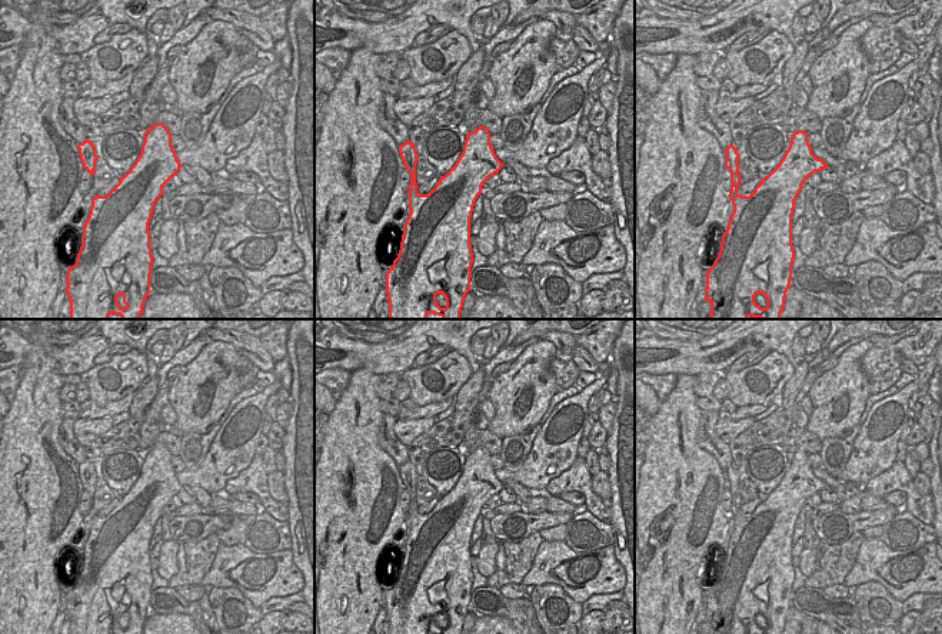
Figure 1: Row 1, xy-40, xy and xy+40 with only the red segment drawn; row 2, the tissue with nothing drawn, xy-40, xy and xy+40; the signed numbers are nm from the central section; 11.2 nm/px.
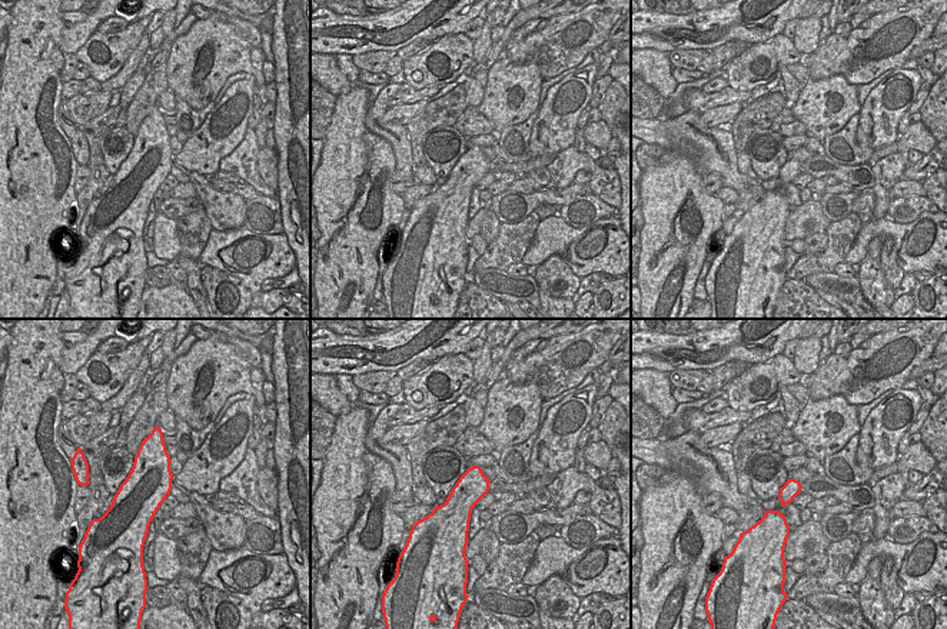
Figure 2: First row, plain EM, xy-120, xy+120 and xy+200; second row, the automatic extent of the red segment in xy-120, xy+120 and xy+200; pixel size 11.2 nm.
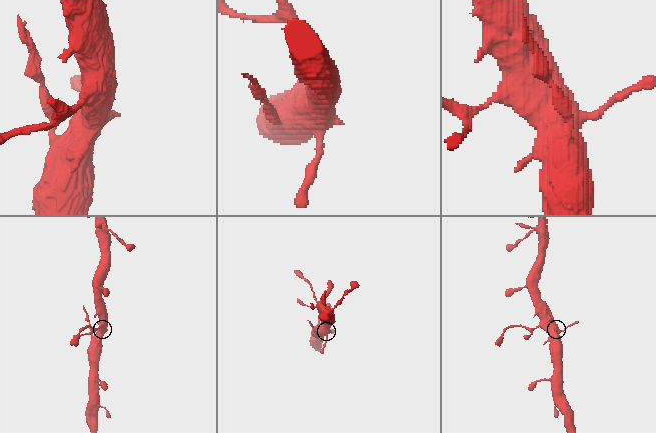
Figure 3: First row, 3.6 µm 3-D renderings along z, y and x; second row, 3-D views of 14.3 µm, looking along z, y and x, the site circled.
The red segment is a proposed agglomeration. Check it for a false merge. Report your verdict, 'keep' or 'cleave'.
cleave

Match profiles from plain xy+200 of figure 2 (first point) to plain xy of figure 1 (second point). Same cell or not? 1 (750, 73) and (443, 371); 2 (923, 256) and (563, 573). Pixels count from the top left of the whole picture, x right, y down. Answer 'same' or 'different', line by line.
1: same
2: same

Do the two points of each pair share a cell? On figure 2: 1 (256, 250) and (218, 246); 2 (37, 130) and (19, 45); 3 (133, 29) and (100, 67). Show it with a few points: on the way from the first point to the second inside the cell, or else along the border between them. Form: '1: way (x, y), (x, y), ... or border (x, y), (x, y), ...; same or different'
1: way (246, 250), (228, 250); same
2: way (30, 109), (30, 66); same
3: way (116, 42), (93, 39), (86, 47), (87, 53); same

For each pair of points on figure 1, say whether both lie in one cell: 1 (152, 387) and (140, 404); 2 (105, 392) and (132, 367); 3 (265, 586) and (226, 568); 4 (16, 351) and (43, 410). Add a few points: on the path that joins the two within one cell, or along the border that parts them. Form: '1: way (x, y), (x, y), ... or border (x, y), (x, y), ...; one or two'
1: way (147, 391), (142, 400); one
2: way (109, 385), (119, 375), (125, 374); one
3: way (255, 576), (236, 568); one
4: border (27, 338), (30, 351), (20, 364); two

